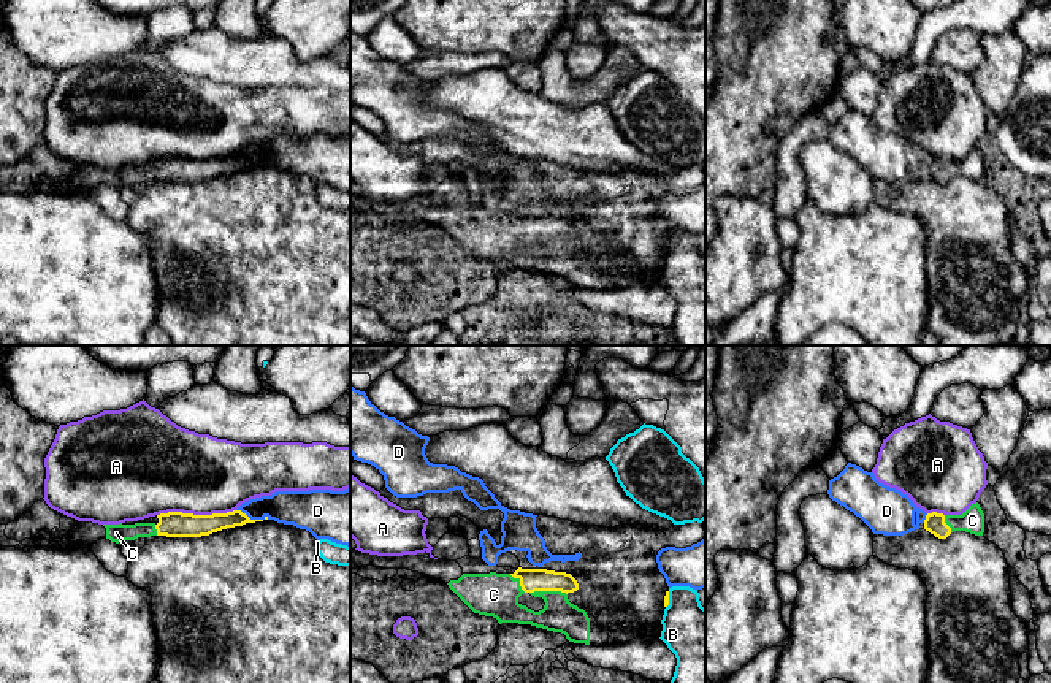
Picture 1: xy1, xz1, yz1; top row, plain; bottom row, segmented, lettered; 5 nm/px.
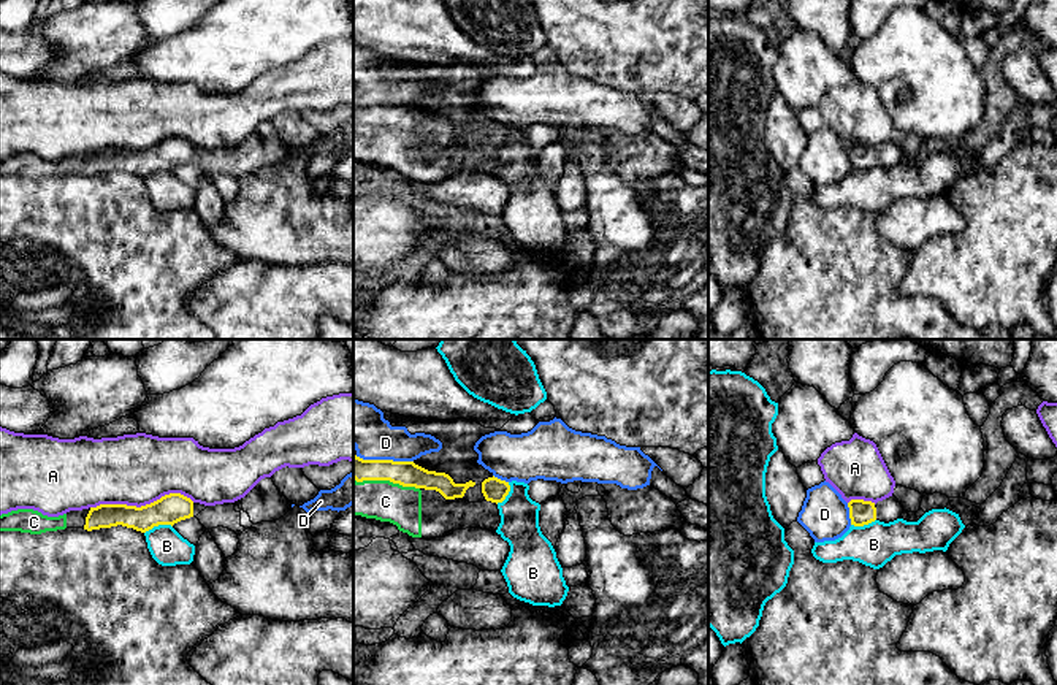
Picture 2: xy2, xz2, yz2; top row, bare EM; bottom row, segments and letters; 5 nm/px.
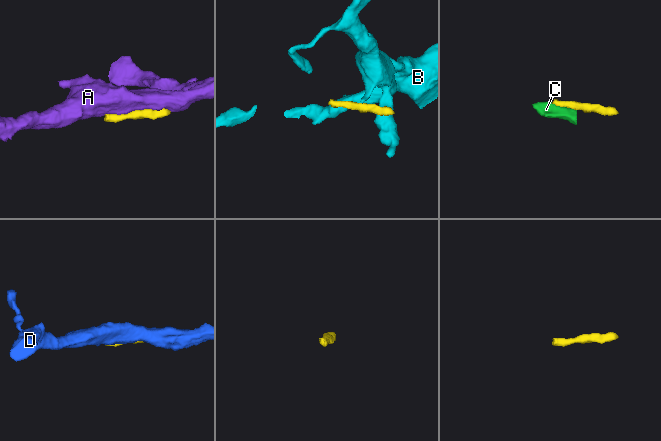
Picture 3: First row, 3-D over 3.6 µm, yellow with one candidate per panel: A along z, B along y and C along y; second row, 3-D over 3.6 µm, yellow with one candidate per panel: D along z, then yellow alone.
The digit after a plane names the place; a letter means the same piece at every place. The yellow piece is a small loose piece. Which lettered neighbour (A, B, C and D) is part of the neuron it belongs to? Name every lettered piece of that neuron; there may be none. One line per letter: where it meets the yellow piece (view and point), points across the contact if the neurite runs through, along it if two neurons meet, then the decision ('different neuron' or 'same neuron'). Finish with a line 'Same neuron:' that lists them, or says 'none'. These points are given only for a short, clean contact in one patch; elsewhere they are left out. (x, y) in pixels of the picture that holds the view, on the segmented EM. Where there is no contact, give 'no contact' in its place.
A: contact xy2 (141, 506); different neuron
B: contact xy2 (157, 525); border xy2 (171, 525), (154, 525), (145, 533); different neuron
C: contact xz2 (387, 479); way xz2 (404, 473), (398, 479), (387, 479), (382, 500); same neuron
D: contact xz2 (384, 460); different neuron
Same neuron: C

